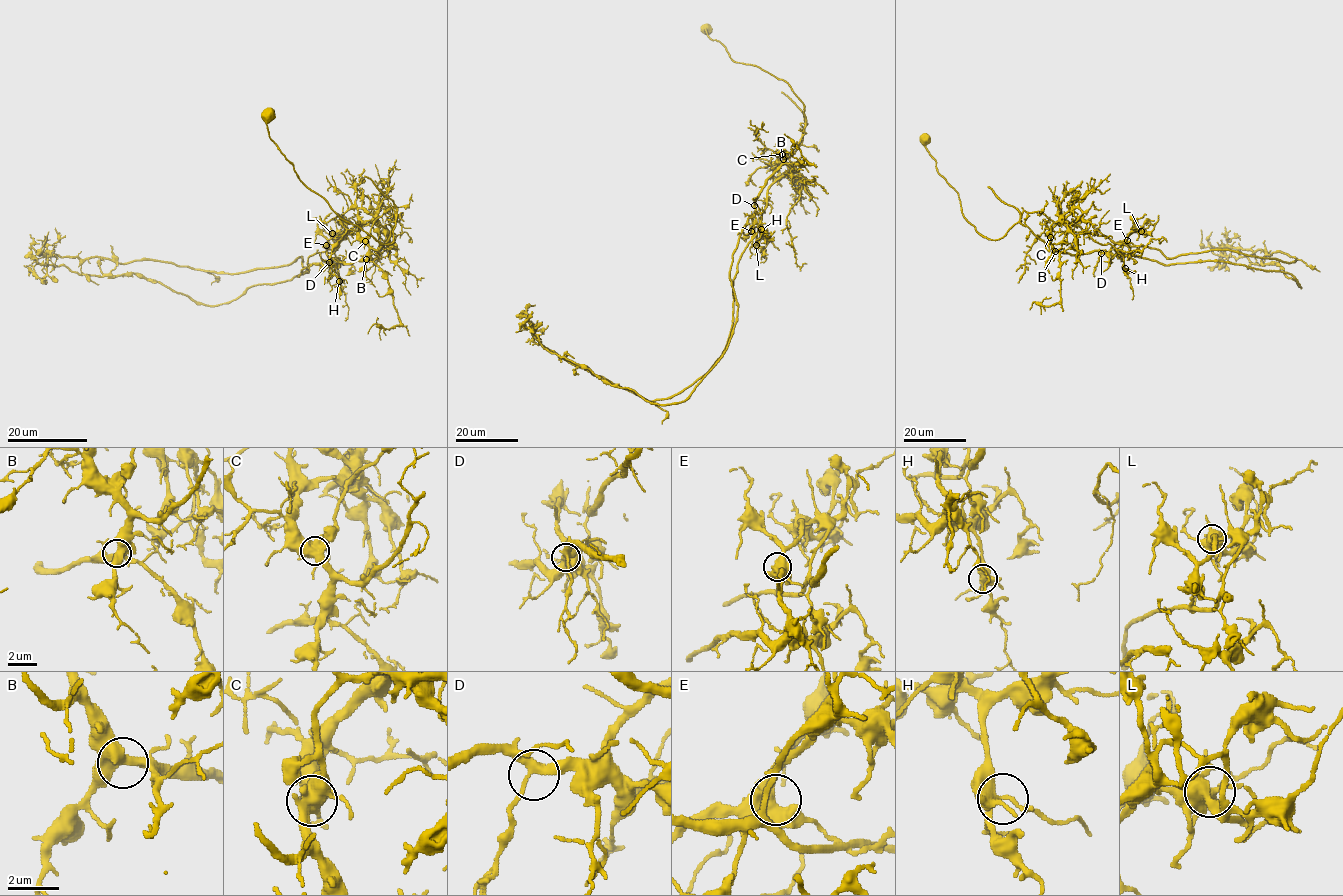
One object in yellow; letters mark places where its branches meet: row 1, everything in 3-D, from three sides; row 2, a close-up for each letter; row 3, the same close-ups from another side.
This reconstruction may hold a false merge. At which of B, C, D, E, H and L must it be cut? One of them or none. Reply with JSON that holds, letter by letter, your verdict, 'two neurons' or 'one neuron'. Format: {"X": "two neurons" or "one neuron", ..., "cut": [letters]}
{"B": "one neuron", "C": "two neurons", "D": "one neuron", "E": "one neuron", "H": "one neuron", "L": "one neuron", "cut": ["C"]}

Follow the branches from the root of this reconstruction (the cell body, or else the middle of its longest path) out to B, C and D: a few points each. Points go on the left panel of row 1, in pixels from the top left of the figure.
B: (267, 116), (270, 139), (297, 176), (341, 218), (382, 244), (393, 241), (395, 222), (389, 239), (366, 259)
C: (267, 116), (270, 139), (297, 176), (341, 218), (382, 244), (393, 241), (395, 222), (378, 249), (365, 241)
D: (267, 116), (270, 139), (341, 218), (382, 244), (393, 241), (395, 222), (389, 239), (366, 259), (329, 262)

